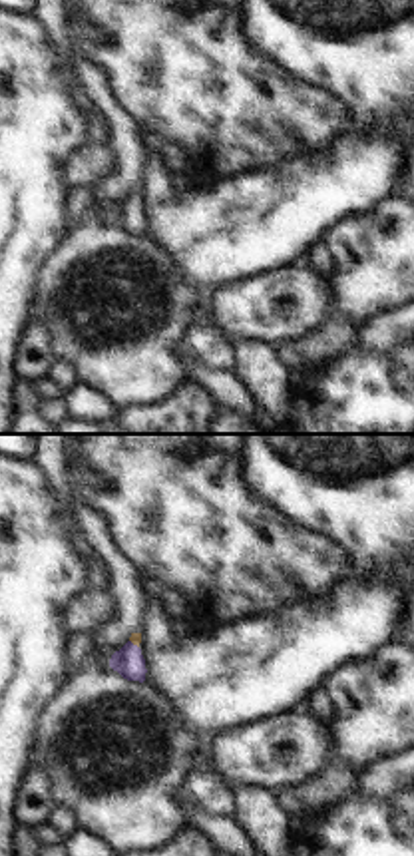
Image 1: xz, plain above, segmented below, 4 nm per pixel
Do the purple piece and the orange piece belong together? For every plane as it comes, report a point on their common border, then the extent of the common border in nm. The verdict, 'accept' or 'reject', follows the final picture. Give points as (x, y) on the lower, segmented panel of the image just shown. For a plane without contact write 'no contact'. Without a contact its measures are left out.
(132, 643) | 50 nm

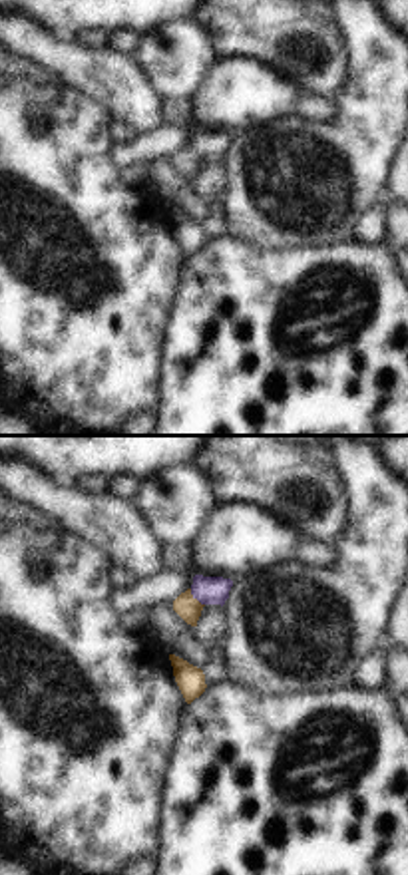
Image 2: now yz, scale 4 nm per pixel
(196, 597) | 90 nm

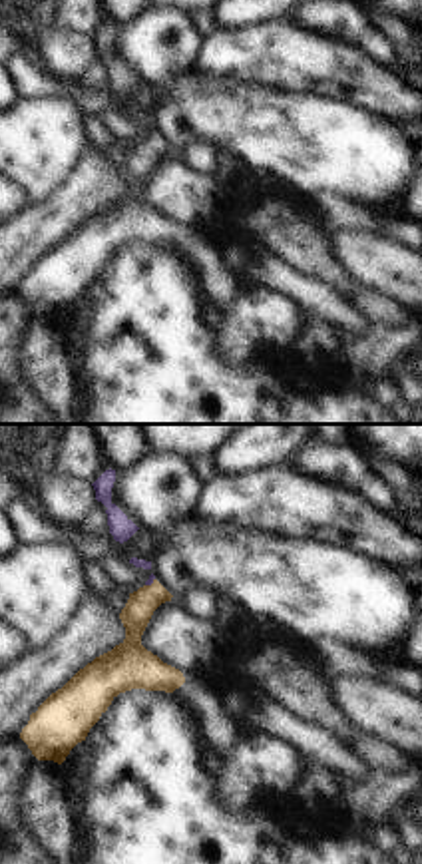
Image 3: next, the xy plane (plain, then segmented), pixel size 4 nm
(150, 584) | 50 nm

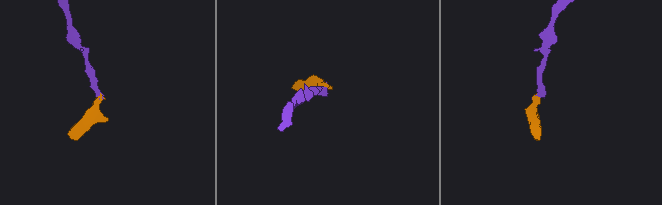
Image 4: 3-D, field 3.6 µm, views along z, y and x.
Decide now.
accept

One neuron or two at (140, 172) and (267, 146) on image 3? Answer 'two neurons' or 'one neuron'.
two neurons

